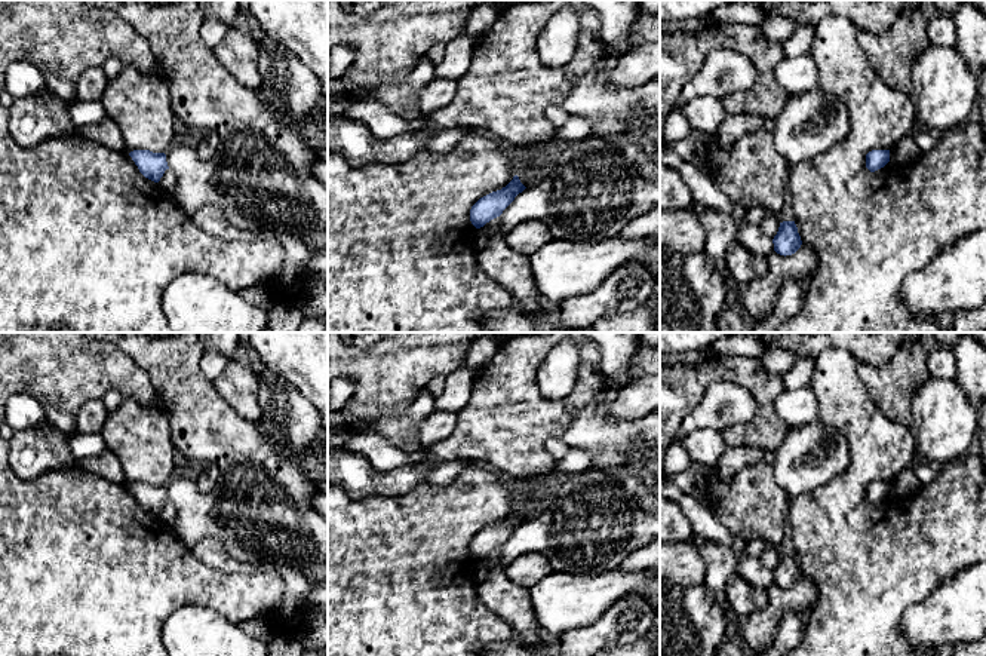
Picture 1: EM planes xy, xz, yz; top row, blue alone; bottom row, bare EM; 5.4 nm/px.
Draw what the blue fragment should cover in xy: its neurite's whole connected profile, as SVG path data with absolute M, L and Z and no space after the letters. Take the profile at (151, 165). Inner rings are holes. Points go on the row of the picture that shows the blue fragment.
M133 150L129 153L139 172L154 181L159 183L163 177L165 171L169 169L165 153L153 153L150 150Z

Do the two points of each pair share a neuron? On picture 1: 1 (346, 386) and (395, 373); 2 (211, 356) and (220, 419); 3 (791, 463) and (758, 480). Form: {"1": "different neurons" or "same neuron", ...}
{"1": "different neurons", "2": "different neurons", "3": "different neurons"}

